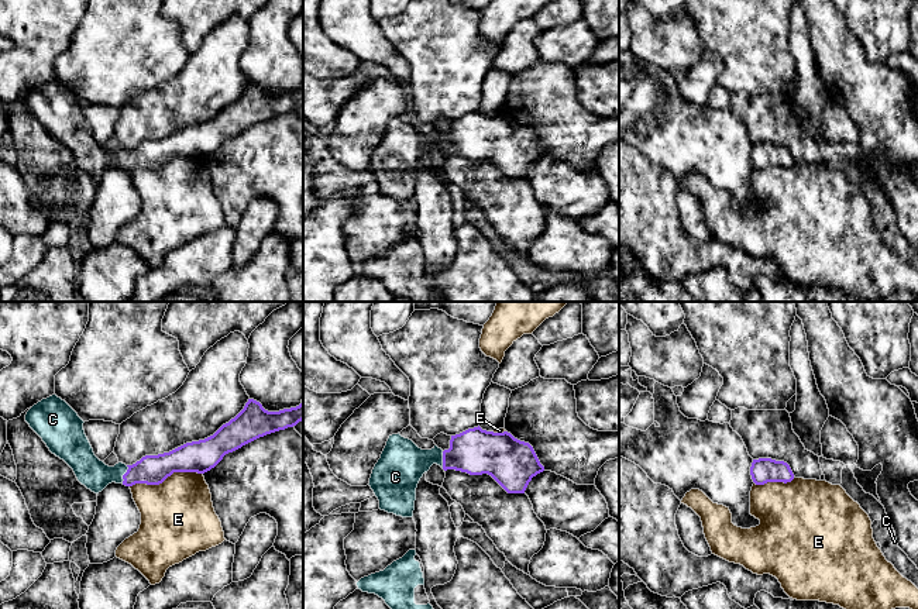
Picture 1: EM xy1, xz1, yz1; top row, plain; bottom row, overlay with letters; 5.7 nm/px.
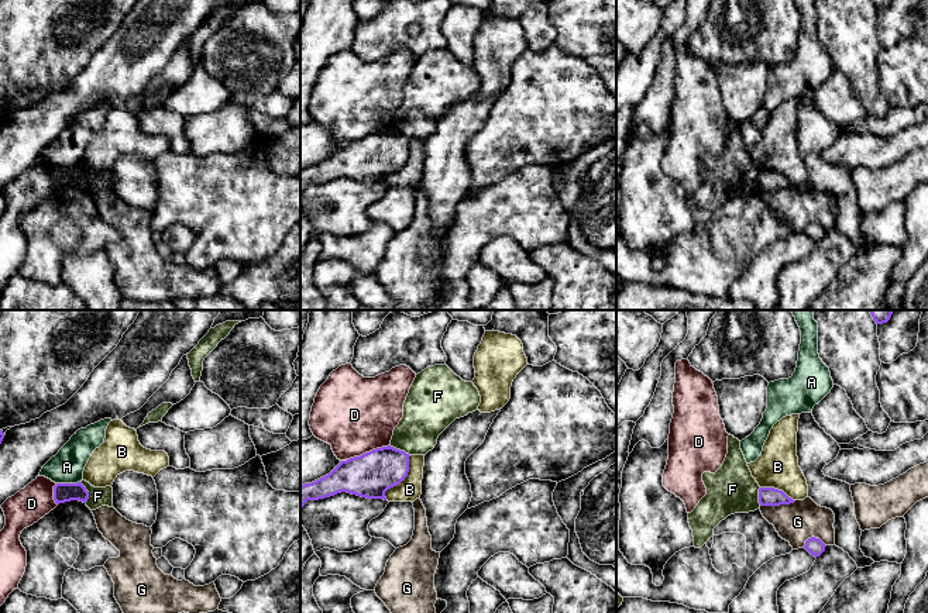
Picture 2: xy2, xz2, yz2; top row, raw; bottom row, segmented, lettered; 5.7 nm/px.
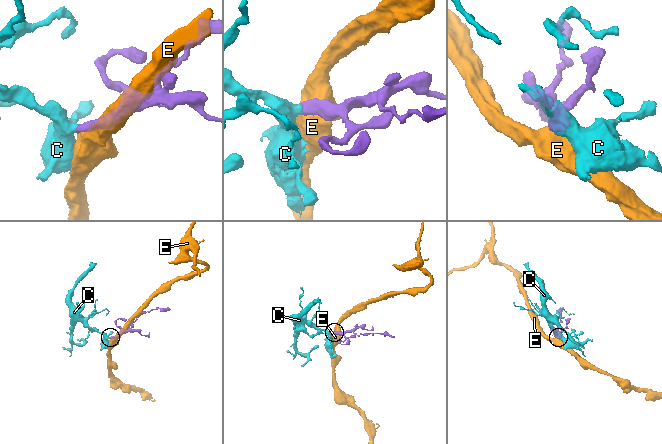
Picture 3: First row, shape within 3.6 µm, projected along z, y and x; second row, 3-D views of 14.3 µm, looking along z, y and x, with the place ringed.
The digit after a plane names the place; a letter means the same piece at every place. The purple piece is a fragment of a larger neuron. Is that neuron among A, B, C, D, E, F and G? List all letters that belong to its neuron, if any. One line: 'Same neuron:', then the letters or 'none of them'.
Same neuron: C

